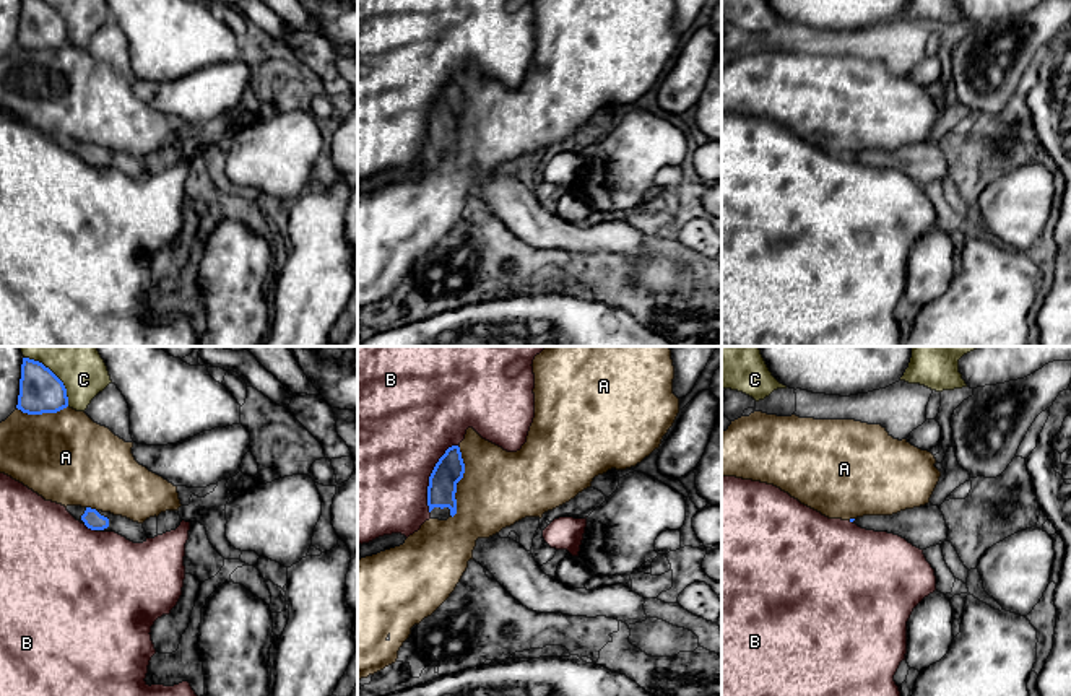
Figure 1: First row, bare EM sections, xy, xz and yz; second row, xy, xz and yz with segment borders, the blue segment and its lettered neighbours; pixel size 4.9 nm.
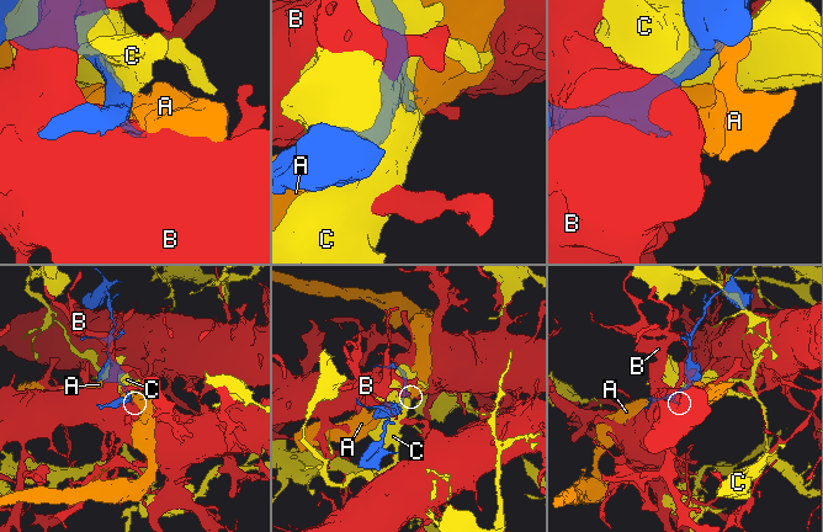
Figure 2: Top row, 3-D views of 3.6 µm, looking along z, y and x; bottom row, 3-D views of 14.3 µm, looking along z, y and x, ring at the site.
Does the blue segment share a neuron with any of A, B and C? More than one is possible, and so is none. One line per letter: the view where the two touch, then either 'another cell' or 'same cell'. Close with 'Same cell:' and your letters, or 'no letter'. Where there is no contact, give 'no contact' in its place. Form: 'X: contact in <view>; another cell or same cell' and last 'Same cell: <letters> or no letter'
A: contact in xy; another cell
B: contact in xz; another cell
C: contact in xy; another cell
Same cell: no letter

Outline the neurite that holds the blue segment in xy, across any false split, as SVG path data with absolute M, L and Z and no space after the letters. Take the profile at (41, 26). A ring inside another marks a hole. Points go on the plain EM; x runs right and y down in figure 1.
M21 0L16 44L28 50L57 49L68 42L63 18L44 0Z

